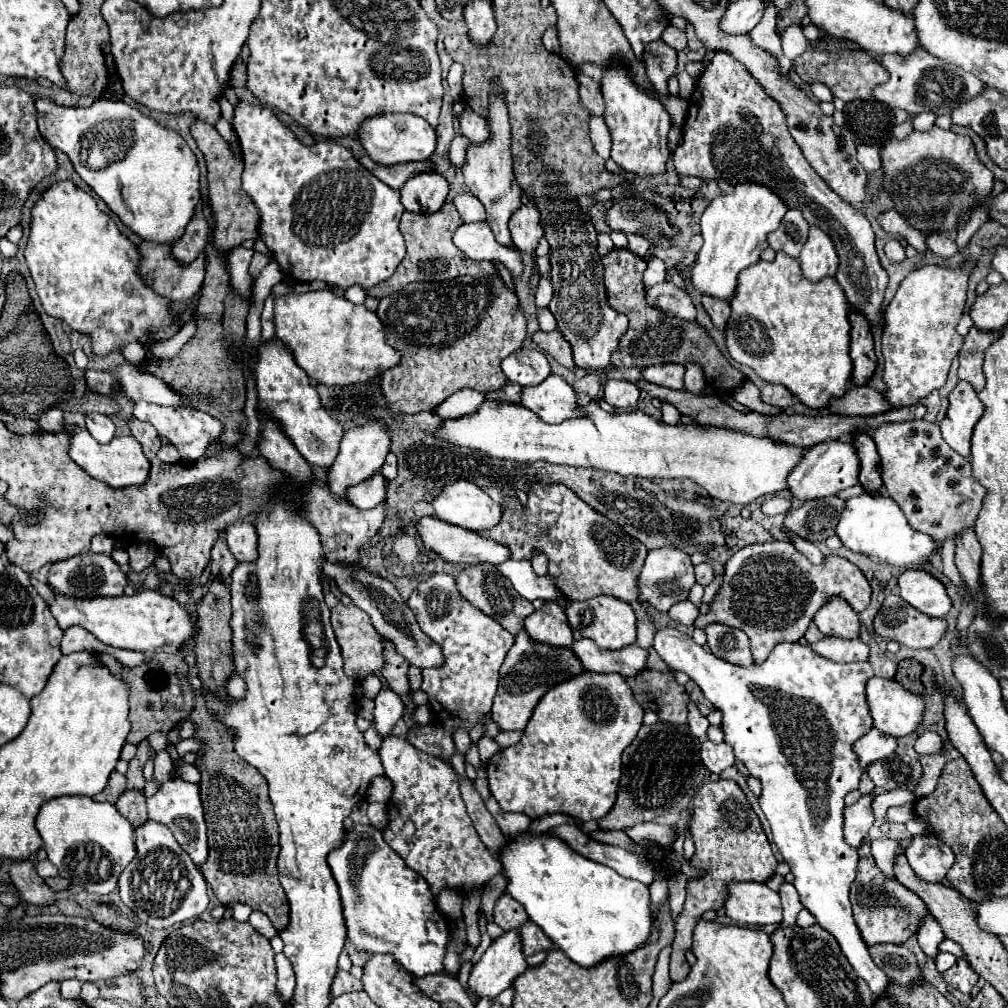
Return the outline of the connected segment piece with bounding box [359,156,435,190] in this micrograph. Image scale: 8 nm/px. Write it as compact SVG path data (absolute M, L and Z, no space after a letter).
M363 156L359 160L367 170L371 170L373 176L377 176L381 182L385 182L389 188L393 190L401 190L403 184L417 176L417 174L425 174L425 172L435 172L435 162L431 158L427 160L419 160L419 162L405 162L405 164L395 164L395 166L381 166L375 164L369 156Z

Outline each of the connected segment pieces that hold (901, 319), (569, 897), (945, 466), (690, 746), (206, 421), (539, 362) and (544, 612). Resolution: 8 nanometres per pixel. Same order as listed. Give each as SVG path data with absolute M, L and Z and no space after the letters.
M923 266L913 270L903 278L893 300L885 308L883 382L887 388L883 396L893 408L913 406L945 384L951 360L963 344L955 326L965 308L969 274L969 266L961 270L943 266Z
M523 832L519 840L507 842L507 848L503 848L503 852L499 854L499 860L503 866L503 874L509 878L507 892L511 892L511 896L515 896L515 900L523 904L529 918L553 940L553 944L559 946L573 962L581 964L583 968L593 968L611 956L631 954L647 944L653 930L647 884L623 878L615 870L603 864L595 864L593 860L571 852L561 840L555 840L555 836L547 834L531 836Z
M925 420L891 422L879 426L871 436L881 458L883 484L913 530L943 544L947 538L955 542L957 536L975 526L987 488L971 474L969 460L951 452L951 446L941 438L939 424Z
M659 720L653 726L641 726L635 740L623 752L623 776L619 782L615 808L599 820L599 828L625 830L639 822L651 822L673 808L695 784L701 762L699 750L701 742L691 734L687 724L673 726Z
M137 402L135 404L135 418L143 420L143 422L149 422L157 428L161 440L173 444L181 458L183 460L197 460L205 454L205 450L209 448L207 444L215 442L215 438L221 436L223 432L223 424L213 418L211 414L207 412L201 412L201 410L193 410L193 408L167 408L167 406L153 406L153 404L143 404L143 402Z
M519 348L501 362L501 368L511 382L521 386L537 386L551 374L547 356L537 348Z
M547 600L541 606L541 610L535 610L531 616L527 616L525 630L529 632L531 638L545 644L555 646L573 644L573 630L567 622L565 610L555 600Z

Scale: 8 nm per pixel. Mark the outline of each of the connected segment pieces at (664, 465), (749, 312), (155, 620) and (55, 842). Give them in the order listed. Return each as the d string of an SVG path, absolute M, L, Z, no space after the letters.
M599 392L587 404L587 416L583 420L565 420L559 424L543 422L535 412L521 404L487 400L475 416L445 420L435 436L515 462L547 460L551 464L603 468L621 476L641 476L651 480L691 478L703 486L711 498L733 504L749 504L761 496L789 490L787 476L809 450L771 438L755 438L747 432L723 426L669 426L641 410L609 414L599 406L601 398L603 394Z
M777 252L773 262L759 260L757 264L739 274L739 284L729 304L731 316L727 320L723 336L727 342L729 356L735 362L753 368L757 376L761 376L765 382L787 386L805 406L815 410L825 408L831 396L843 396L843 392L849 388L853 372L853 360L849 356L851 324L847 320L849 302L835 278L809 282L801 274L801 266L795 258Z
M141 590L133 596L123 594L95 598L75 598L55 592L53 602L49 602L49 610L61 630L81 626L103 644L135 652L175 652L195 634L195 624L191 622L189 612L173 598L153 590Z
M57 796L43 802L37 814L37 830L43 838L43 848L47 858L57 866L59 876L67 878L71 884L85 888L93 894L109 894L117 888L119 872L135 858L135 830L119 814L119 810L107 802L95 802L87 796Z

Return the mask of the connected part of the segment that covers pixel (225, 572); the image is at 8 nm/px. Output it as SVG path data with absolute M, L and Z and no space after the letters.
M221 532L221 538L217 540L213 552L211 552L211 558L213 558L213 564L215 564L215 570L217 570L217 576L221 582L227 582L229 580L229 574L233 572L233 568L237 566L237 560L235 556L229 552L227 544L225 544L225 532Z

